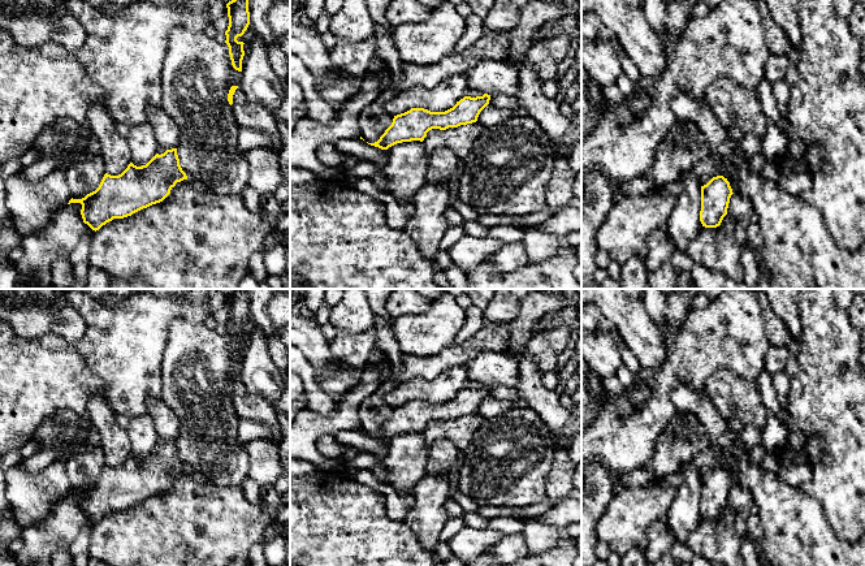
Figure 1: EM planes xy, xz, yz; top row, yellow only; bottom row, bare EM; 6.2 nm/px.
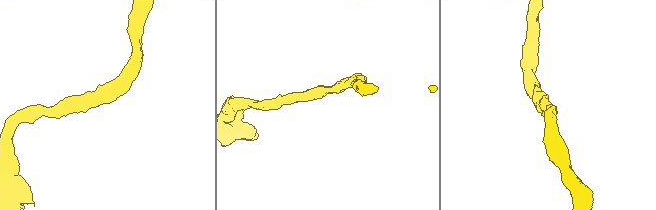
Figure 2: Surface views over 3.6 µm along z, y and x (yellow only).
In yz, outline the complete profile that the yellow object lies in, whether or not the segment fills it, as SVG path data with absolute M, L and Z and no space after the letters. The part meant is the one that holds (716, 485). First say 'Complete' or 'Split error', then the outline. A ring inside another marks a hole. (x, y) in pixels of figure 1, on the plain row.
Complete. M723 467L713 468L701 478L700 513L705 519L717 519L727 506L730 489L732 487L730 474Z

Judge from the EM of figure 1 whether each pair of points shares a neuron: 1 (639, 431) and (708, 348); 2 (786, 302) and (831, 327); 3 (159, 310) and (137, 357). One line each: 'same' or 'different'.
1: same
2: different
3: same

